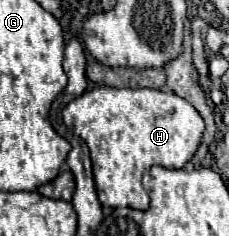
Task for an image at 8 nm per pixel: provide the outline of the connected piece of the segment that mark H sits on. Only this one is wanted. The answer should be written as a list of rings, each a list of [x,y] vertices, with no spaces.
[[[95,86],[85,94],[77,96],[69,106],[63,110],[65,126],[83,138],[91,150],[93,160],[93,176],[97,186],[97,196],[103,206],[109,208],[135,208],[147,210],[150,204],[148,193],[141,184],[143,172],[151,166],[165,166],[165,168],[183,168],[197,152],[201,144],[201,136],[205,130],[205,122],[201,114],[183,98],[173,92],[151,90],[151,88],[109,88],[109,86]]]

